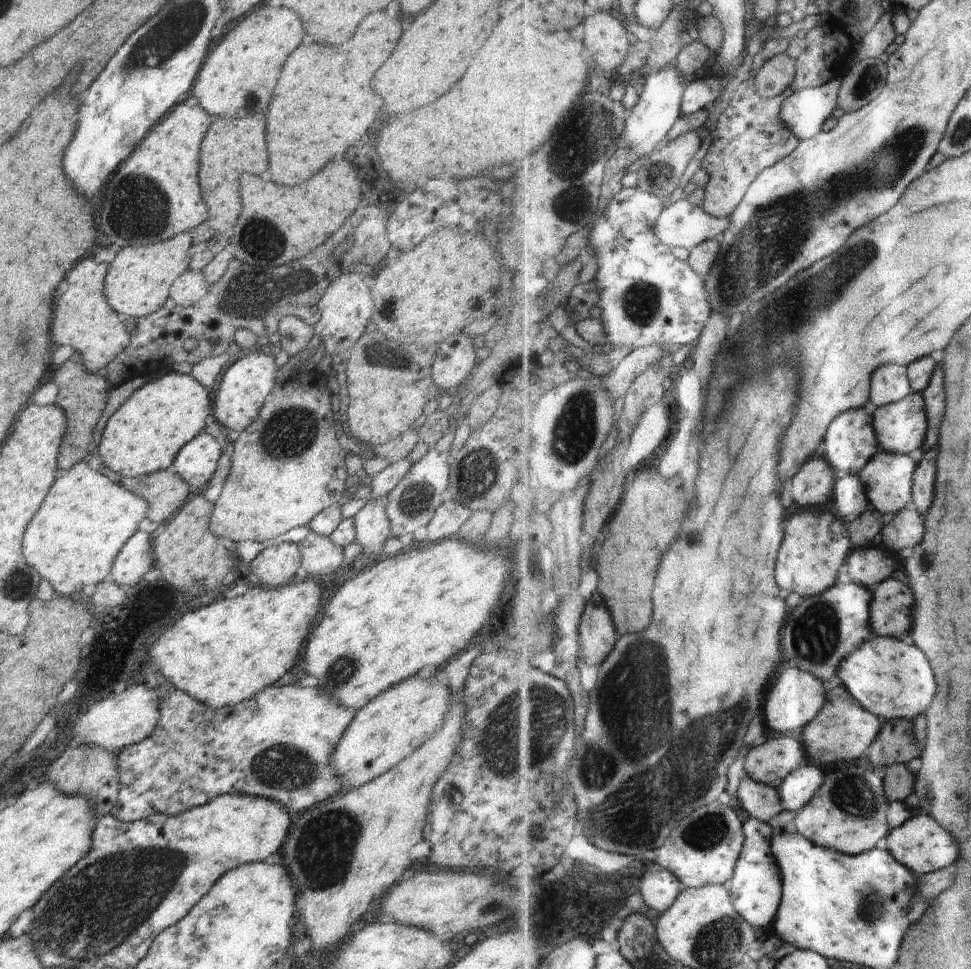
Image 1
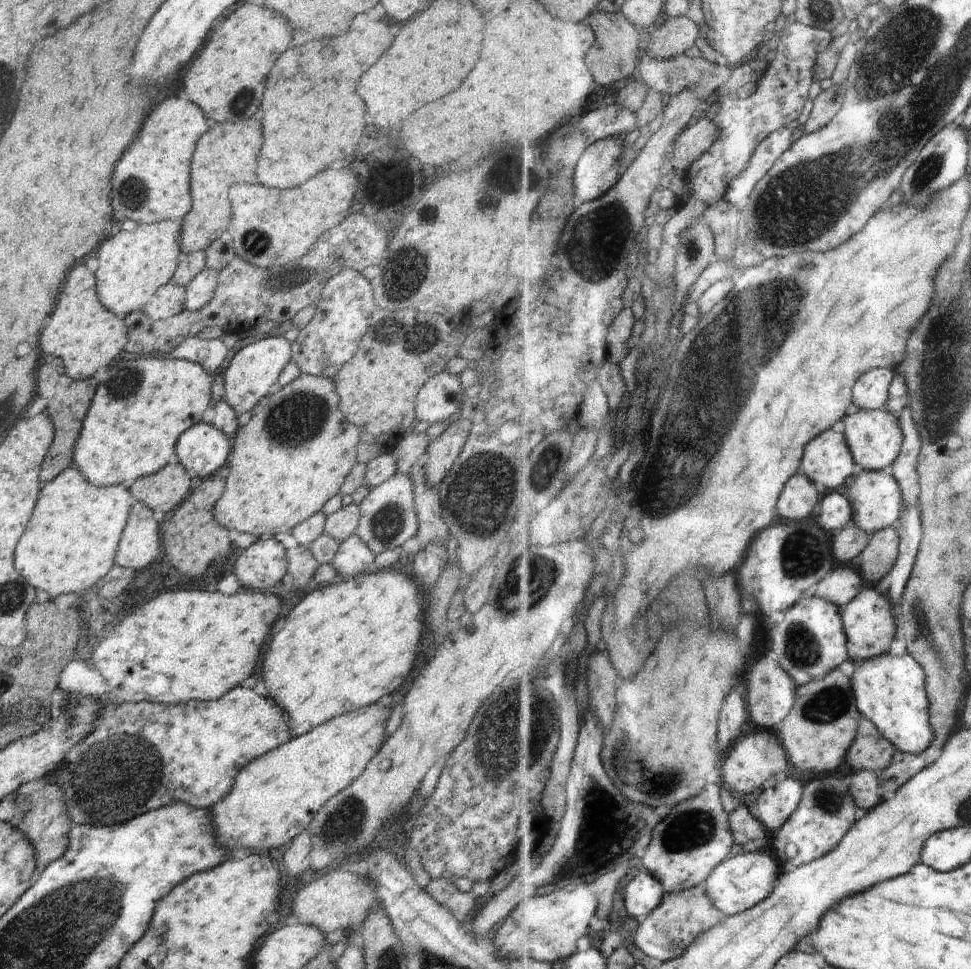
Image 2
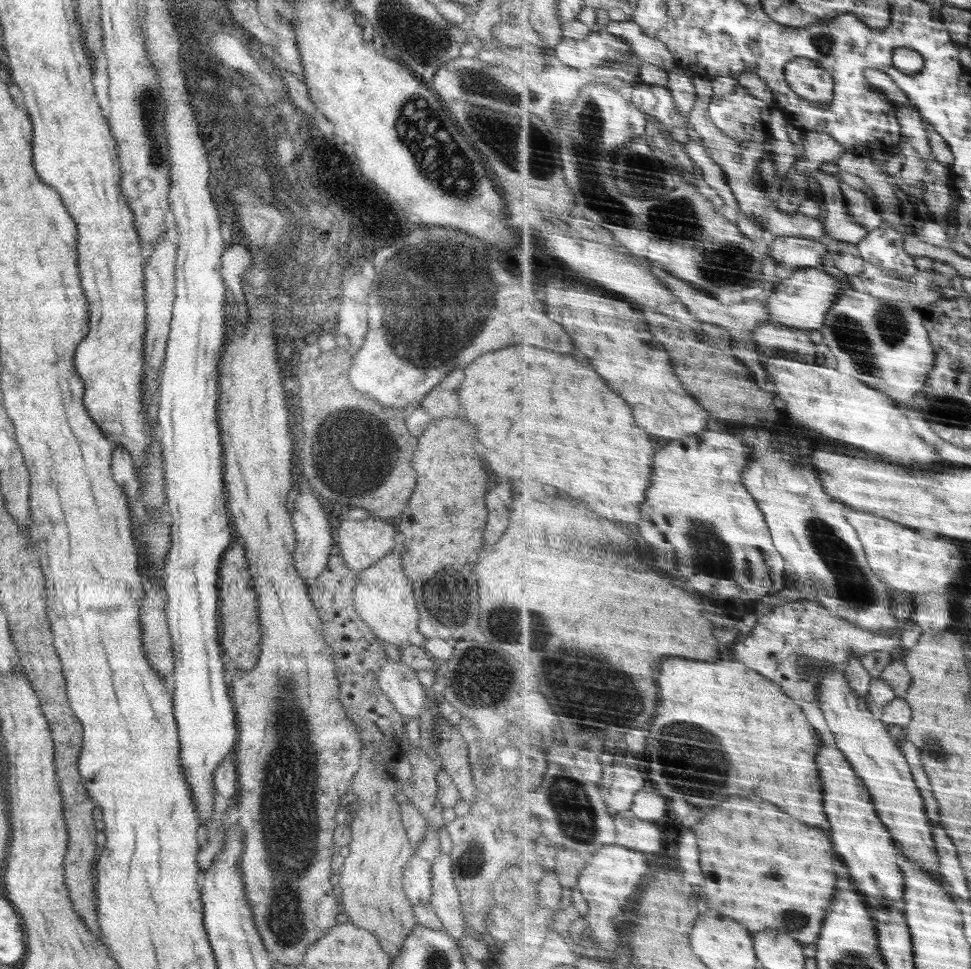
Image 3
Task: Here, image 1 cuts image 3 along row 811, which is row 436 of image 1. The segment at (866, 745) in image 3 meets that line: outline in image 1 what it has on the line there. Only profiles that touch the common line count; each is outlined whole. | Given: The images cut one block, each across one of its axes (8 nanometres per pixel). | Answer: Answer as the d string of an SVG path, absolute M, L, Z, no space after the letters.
M913 392L900 402L878 407L873 416L883 450L897 455L912 454L924 446L928 412L920 392Z

